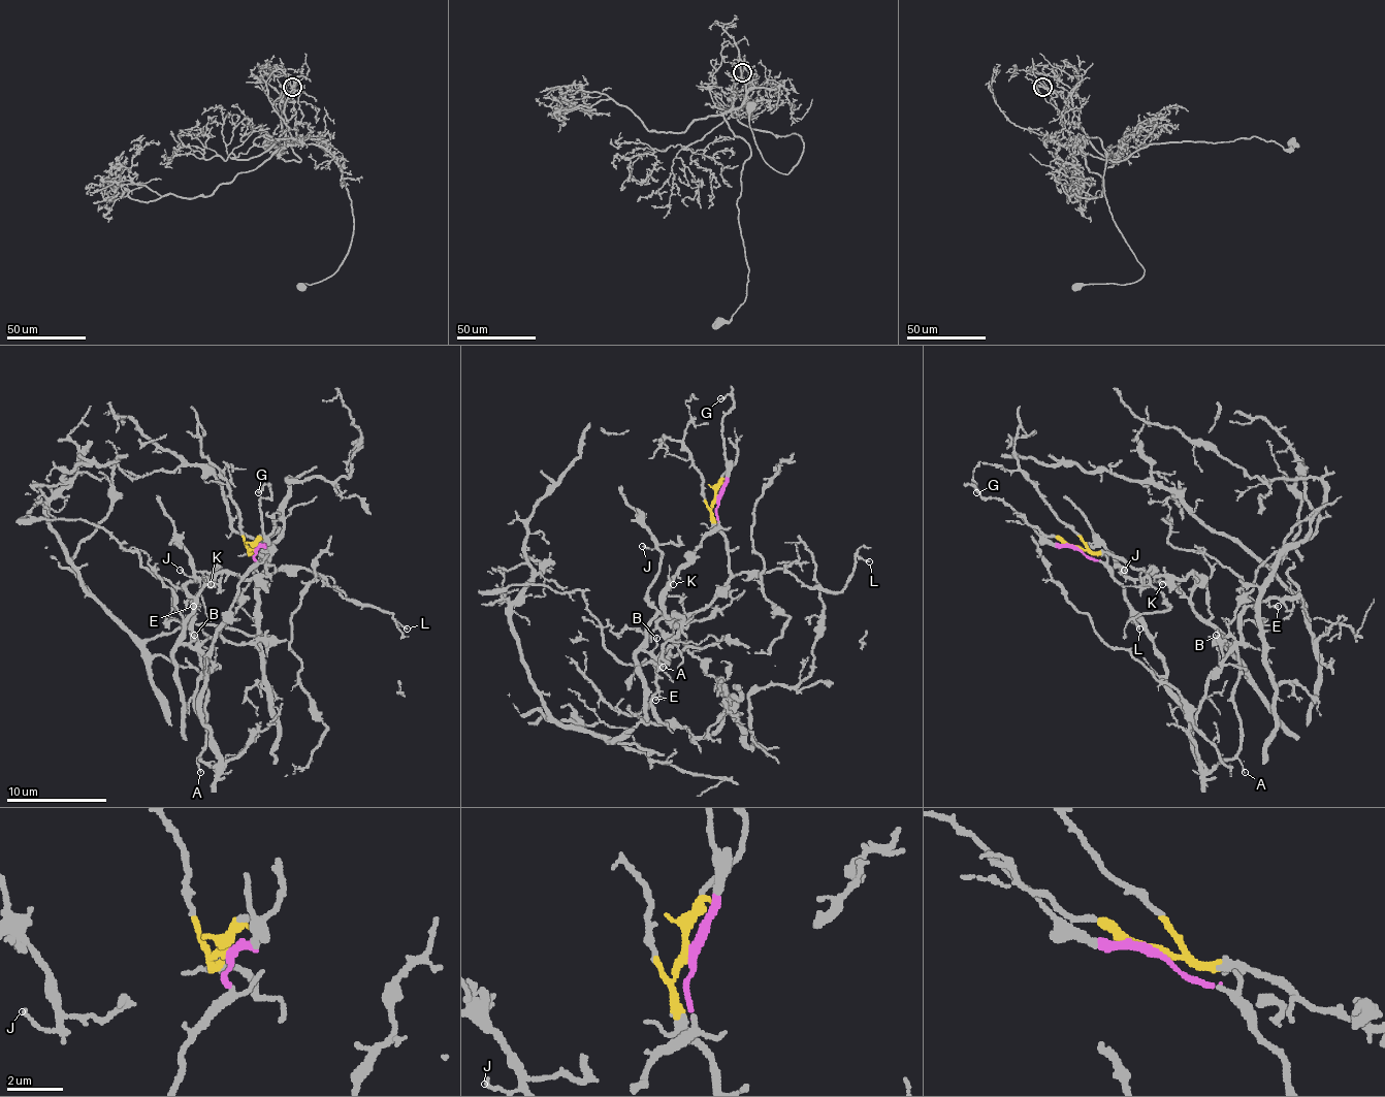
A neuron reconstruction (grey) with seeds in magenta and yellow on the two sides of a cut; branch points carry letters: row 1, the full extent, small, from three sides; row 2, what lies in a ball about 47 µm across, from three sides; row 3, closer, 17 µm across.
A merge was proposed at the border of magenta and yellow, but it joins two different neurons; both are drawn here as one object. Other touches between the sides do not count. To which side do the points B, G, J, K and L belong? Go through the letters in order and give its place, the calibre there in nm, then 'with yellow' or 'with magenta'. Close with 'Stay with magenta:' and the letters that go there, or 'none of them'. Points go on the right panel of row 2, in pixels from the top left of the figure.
B: place (1216, 635); calibre 140 nm; with yellow
G: place (976, 492); calibre 140 nm; with magenta
J: place (1124, 570); calibre 120 nm; with yellow
K: place (1162, 584); calibre 130 nm; with yellow
L: place (1139, 628); calibre 120 nm; with yellow
Stay with magenta: G

